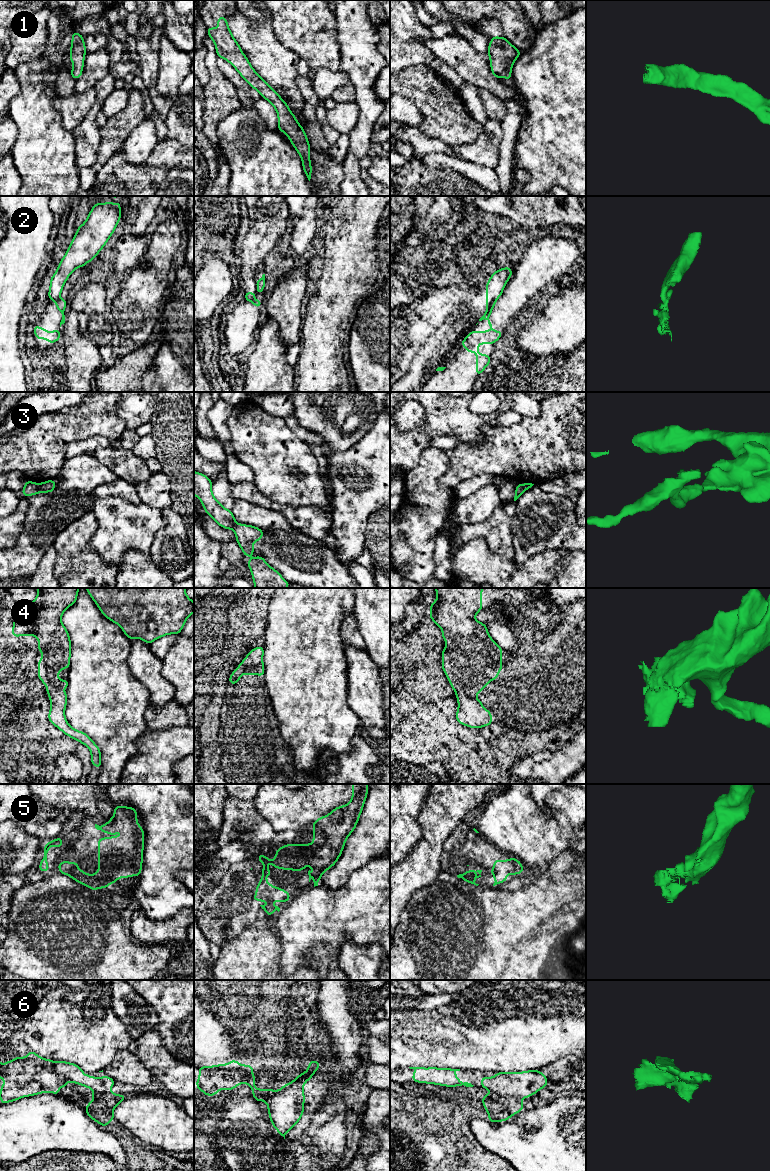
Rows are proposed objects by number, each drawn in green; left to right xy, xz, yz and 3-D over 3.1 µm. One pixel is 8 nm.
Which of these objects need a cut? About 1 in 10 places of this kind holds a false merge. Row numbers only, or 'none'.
2, 3

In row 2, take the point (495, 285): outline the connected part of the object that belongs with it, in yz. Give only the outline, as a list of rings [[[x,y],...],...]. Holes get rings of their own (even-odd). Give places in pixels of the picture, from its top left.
[[[510,267],[501,268],[492,273],[486,284],[486,308],[490,308],[493,303],[502,295],[503,289],[512,275]]]

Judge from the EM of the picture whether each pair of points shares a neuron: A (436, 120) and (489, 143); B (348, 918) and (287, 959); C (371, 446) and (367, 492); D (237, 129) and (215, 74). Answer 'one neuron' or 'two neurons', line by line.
A: two neurons
B: one neuron
C: one neuron
D: two neurons

